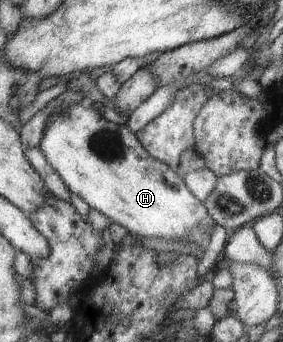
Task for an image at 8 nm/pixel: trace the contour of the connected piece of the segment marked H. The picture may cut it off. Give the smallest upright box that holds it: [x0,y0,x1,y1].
[39,100,217,241]

